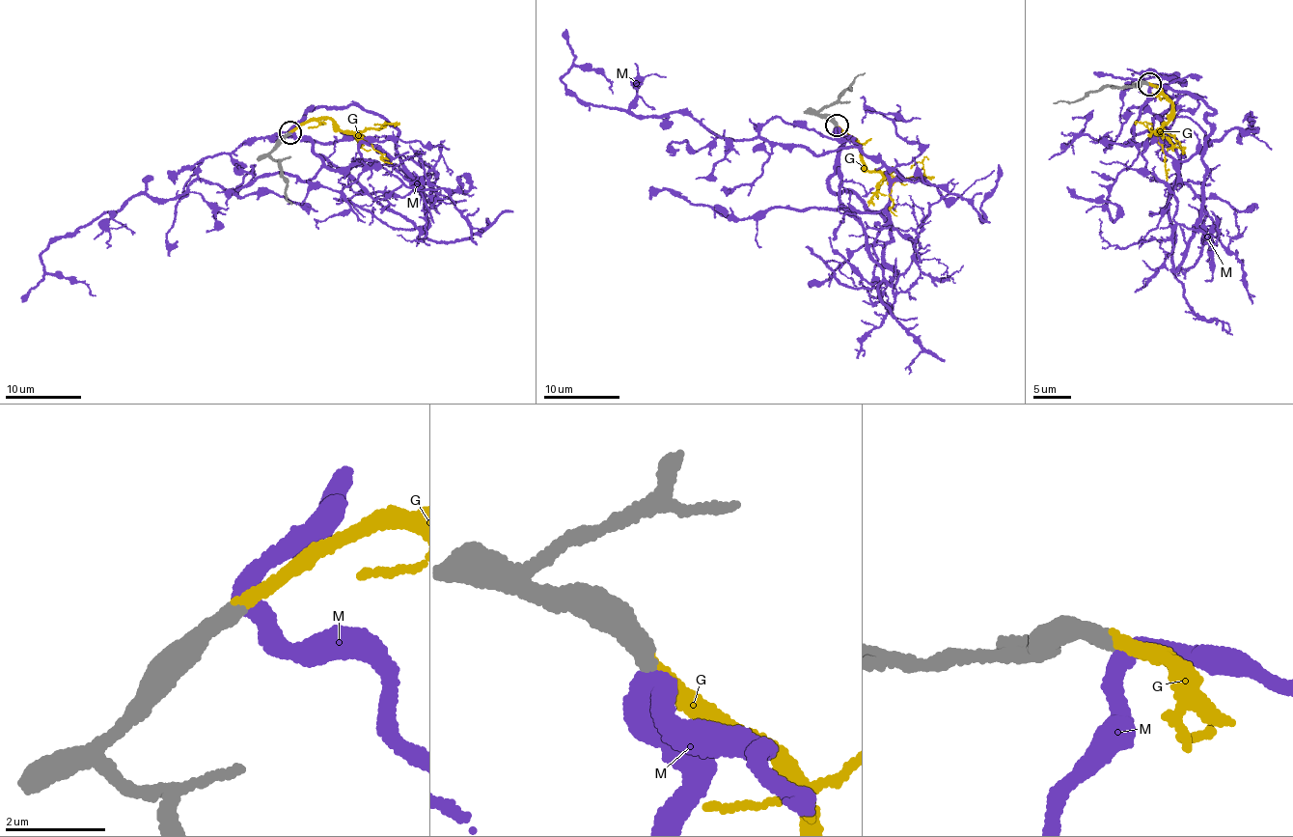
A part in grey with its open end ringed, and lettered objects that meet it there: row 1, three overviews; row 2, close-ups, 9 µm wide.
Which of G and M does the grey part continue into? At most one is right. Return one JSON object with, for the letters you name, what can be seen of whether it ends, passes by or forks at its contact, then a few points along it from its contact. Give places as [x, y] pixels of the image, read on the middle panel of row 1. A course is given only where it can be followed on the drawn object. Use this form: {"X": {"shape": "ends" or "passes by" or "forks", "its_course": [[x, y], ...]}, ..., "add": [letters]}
{"G": {"shape": "ends", "its_course": [[836, 127], [859, 148], [868, 171], [905, 181], [924, 173], [921, 162], [911, 168]]}, "add": ["G"]}

